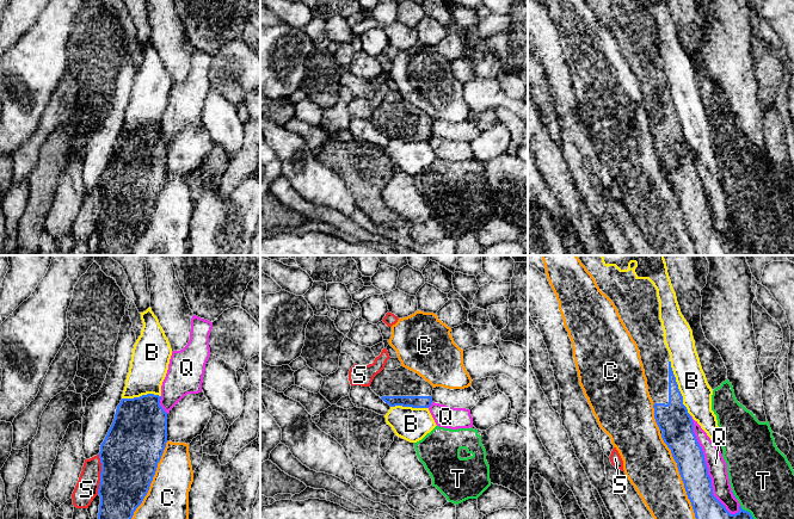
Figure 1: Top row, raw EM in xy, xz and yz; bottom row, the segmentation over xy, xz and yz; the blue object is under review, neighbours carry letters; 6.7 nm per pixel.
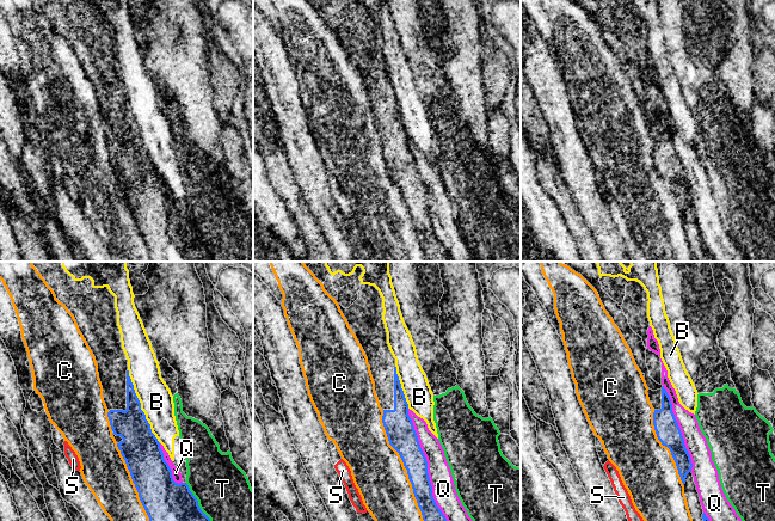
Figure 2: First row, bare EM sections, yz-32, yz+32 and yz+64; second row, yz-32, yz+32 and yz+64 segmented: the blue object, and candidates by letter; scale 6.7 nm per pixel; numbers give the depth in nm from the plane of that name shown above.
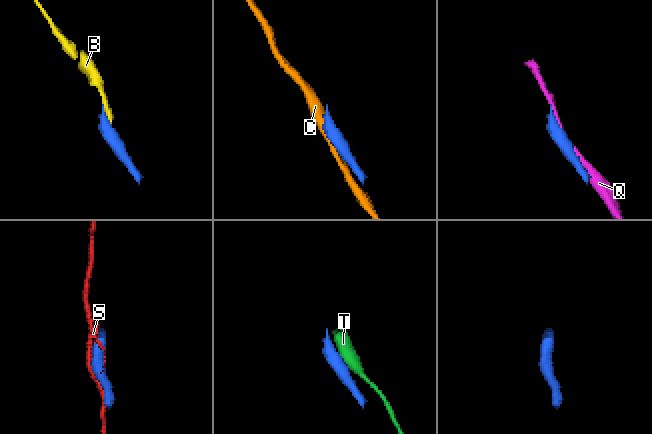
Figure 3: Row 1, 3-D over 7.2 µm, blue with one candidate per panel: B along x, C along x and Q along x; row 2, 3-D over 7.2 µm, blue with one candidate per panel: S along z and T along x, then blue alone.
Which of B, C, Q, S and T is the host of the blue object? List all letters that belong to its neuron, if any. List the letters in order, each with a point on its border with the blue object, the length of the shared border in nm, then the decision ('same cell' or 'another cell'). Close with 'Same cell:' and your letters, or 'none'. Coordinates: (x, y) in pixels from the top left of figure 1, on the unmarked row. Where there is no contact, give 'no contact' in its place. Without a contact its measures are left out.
B: yz (677, 121) | 400 nm | another cell
C: yz (682, 211) | 650 nm | another cell
Q: yz (706, 199) | 750 nm | another cell
S: xy (100, 207) | 260 nm | another cell
T: yz (749, 245) | 160 nm | another cell
Same cell: none

